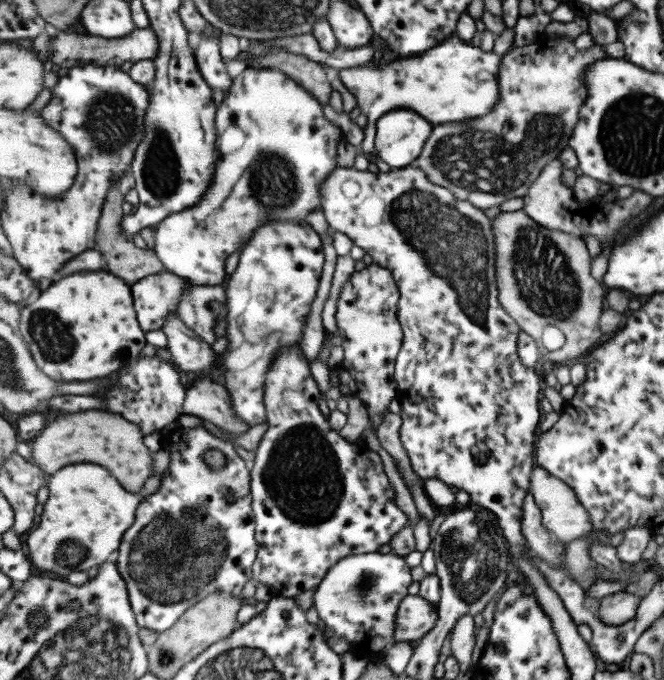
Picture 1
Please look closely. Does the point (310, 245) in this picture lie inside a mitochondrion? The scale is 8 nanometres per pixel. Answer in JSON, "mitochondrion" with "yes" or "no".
{"mitochondrion":"no"}

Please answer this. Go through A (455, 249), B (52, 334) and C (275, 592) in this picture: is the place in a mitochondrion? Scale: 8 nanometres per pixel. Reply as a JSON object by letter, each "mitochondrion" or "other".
{"A":"mitochondrion","B":"mitochondrion","C":"other"}

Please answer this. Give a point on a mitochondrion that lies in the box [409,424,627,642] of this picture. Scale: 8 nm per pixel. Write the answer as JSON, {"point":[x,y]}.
{"point":[470,556]}

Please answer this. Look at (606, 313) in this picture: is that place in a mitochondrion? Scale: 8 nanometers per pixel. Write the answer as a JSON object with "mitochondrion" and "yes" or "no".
{"mitochondrion":"no"}

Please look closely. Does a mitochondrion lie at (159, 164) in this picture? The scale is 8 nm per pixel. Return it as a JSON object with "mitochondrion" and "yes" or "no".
{"mitochondrion":"yes"}

